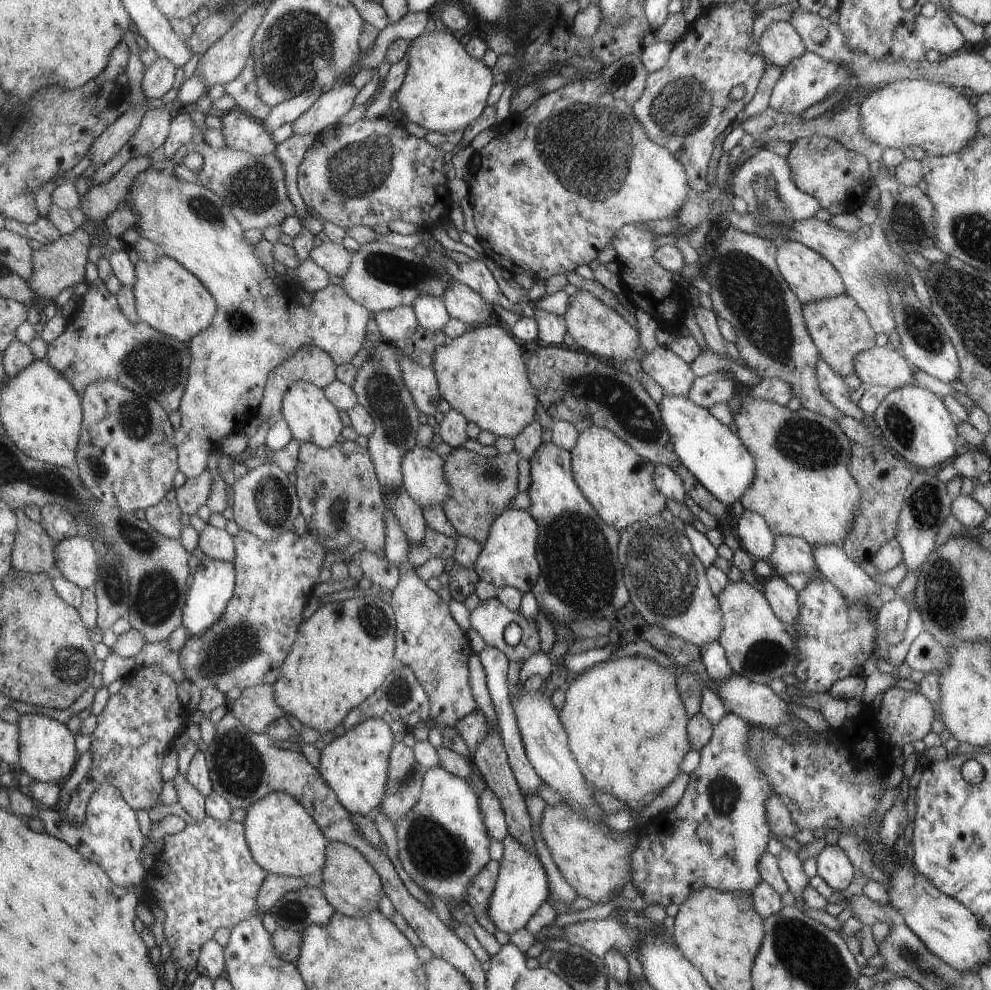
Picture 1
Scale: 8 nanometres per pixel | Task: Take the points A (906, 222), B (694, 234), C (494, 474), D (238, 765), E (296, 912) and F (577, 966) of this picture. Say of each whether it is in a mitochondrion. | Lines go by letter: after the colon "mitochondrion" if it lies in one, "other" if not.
A: mitochondrion
B: other
C: mitochondrion
D: mitochondrion
E: mitochondrion
F: mitochondrion

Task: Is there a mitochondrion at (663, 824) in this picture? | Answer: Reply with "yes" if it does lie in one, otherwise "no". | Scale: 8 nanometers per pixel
no

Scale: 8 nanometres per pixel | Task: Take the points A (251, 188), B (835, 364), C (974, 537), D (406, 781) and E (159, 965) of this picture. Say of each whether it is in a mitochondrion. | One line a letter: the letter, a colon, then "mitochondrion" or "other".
A: mitochondrion
B: other
C: other
D: mitochondrion
E: other

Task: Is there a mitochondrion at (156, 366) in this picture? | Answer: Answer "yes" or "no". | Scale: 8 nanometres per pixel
yes

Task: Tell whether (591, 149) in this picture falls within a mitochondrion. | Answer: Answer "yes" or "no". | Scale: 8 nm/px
yes

